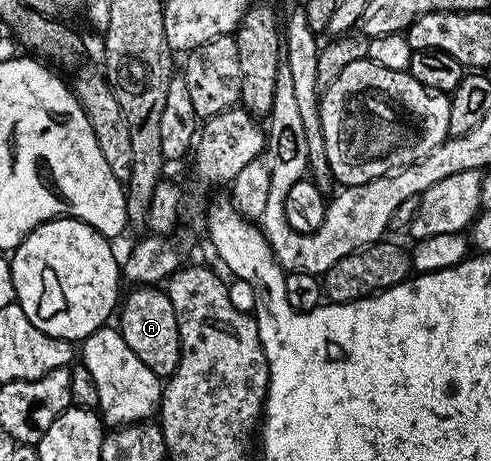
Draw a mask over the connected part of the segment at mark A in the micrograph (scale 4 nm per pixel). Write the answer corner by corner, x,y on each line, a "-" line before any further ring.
134,286
129,291
121,301
116,327
122,333
124,342
128,342
128,350
132,350
132,354
136,354
136,358
140,358
140,362
144,362
148,370
155,372
159,378
169,378
182,357
176,310
172,310
172,302
161,287

